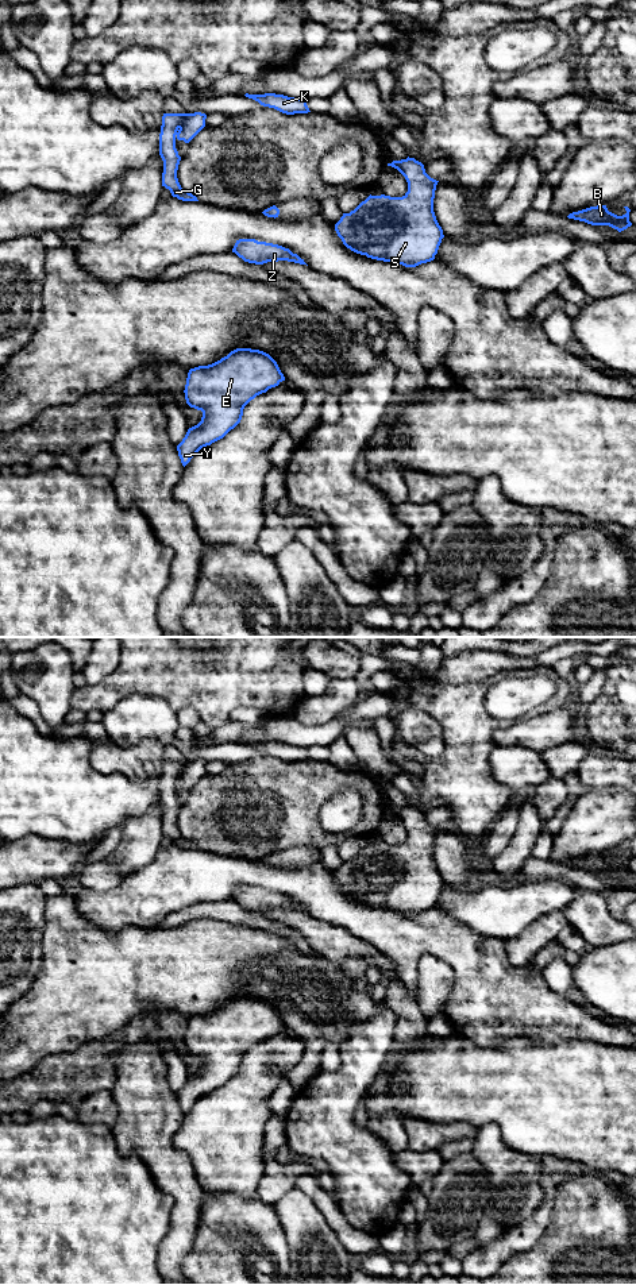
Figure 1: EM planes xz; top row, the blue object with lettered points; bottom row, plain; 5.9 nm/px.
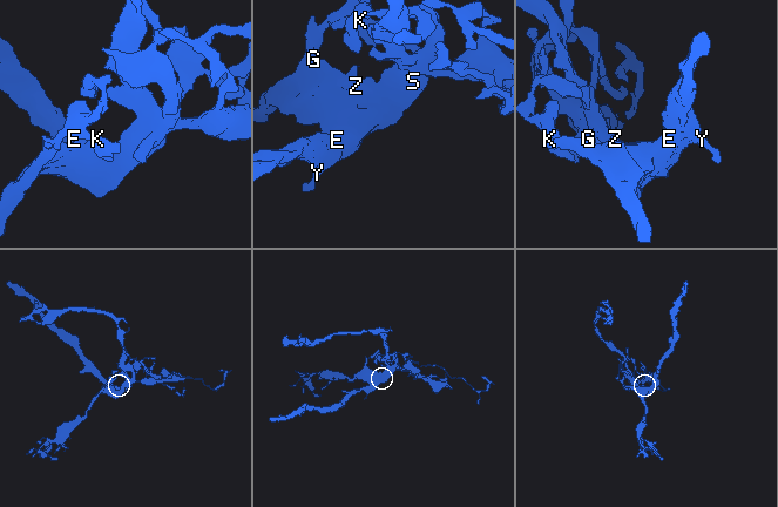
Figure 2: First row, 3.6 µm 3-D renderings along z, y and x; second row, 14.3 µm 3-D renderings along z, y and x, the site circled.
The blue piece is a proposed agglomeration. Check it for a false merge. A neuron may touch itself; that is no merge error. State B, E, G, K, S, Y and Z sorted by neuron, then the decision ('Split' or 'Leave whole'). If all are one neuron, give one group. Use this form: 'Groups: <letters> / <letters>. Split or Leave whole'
Groups: B E G K S Y Z. Leave whole

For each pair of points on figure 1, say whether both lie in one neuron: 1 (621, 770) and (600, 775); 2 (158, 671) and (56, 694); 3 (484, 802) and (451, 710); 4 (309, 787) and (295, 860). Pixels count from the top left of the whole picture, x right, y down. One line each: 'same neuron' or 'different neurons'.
1: same neuron
2: different neurons
3: same neuron
4: different neurons

